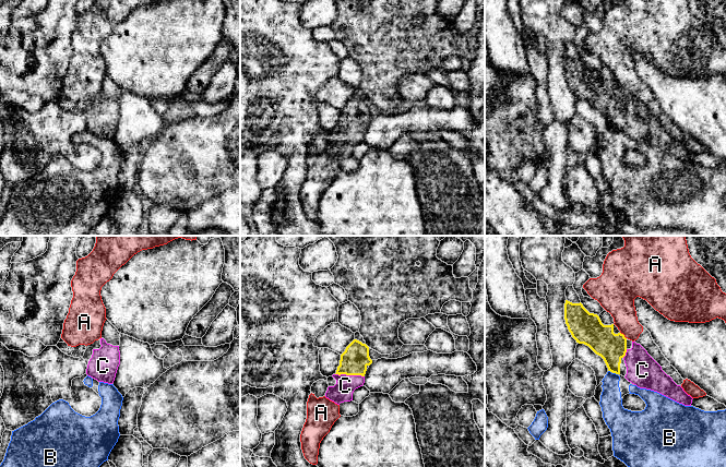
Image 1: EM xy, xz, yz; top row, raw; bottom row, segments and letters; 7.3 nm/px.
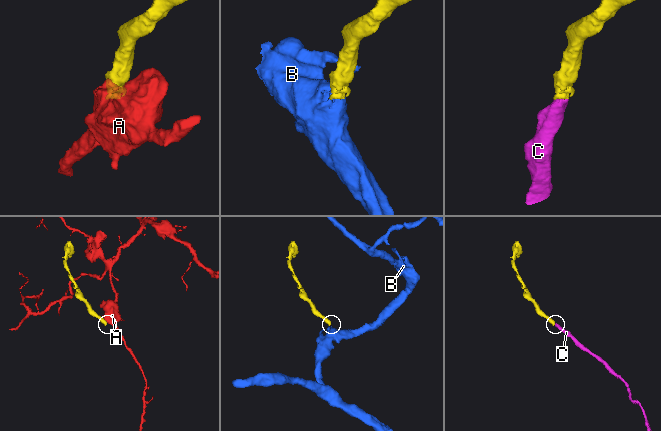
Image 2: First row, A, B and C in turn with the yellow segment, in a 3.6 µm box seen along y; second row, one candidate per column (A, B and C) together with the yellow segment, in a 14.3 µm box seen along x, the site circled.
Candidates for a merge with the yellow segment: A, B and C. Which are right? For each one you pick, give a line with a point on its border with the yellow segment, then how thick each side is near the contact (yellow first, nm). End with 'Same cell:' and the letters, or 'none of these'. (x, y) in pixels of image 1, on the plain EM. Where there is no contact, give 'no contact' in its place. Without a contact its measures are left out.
C: xz (349, 130) | 200/150 nm
Same cell: C

